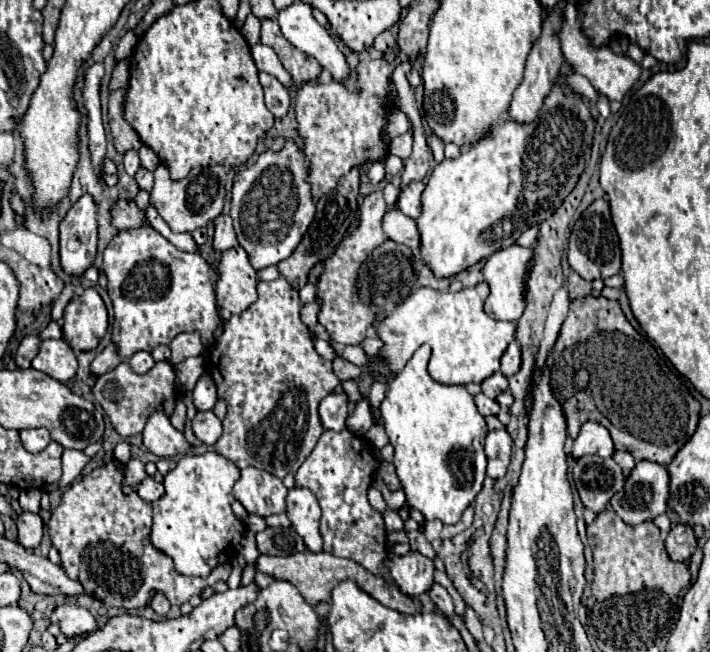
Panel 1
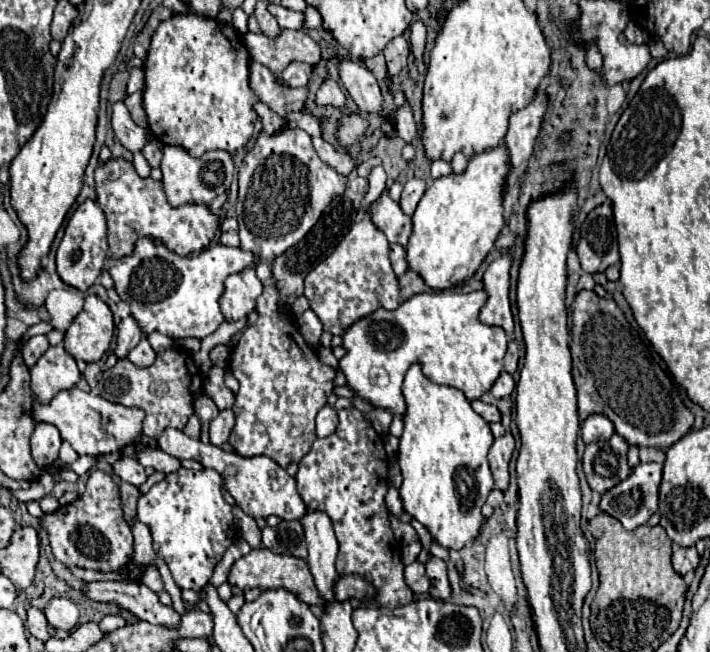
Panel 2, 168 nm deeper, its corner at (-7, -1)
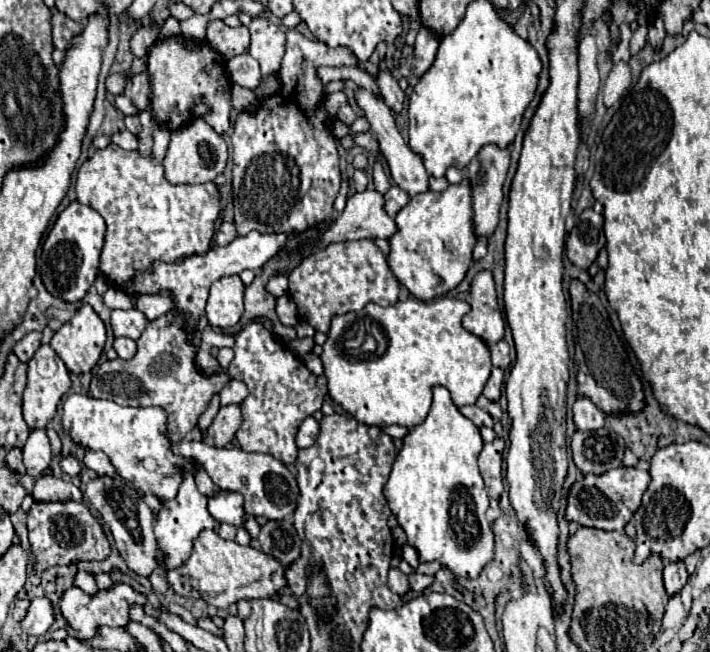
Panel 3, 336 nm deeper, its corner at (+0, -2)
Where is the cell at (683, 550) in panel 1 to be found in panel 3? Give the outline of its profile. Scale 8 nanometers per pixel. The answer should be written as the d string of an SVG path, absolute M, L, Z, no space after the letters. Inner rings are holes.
M665 562L663 578L665 578L665 592L667 592L667 596L679 594L681 588L683 588L683 586L687 584L687 580L689 580L683 562Z

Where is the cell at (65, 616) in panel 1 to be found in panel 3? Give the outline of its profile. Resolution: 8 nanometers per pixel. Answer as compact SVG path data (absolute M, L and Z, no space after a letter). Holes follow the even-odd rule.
M35 598L31 600L31 606L27 608L27 614L25 618L19 622L21 630L27 632L27 634L33 634L33 636L41 636L43 632L49 630L49 626L53 624L55 620L55 610L49 602L49 598Z

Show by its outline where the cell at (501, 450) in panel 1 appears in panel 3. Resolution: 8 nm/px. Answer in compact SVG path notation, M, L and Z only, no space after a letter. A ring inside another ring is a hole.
M495 438L491 444L485 444L479 454L479 470L485 480L485 488L489 498L499 500L503 492L503 476L501 476L501 462L503 462L503 448L505 442Z

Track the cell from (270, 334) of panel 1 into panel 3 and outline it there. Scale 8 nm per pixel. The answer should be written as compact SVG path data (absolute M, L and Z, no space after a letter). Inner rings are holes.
M259 322L247 324L235 336L235 358L229 364L231 378L243 380L249 386L249 396L241 402L243 424L235 438L245 452L271 454L283 464L293 464L297 460L295 434L301 422L317 412L323 404L315 376L307 366L275 336L265 330Z

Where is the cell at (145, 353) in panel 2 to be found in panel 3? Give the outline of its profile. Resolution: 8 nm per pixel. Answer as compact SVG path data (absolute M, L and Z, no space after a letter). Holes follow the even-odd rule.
M115 338L115 342L113 342L113 348L115 348L115 352L123 358L123 360L129 360L129 358L133 358L135 356L135 352L137 352L137 348L135 348L135 342L131 340L131 338Z

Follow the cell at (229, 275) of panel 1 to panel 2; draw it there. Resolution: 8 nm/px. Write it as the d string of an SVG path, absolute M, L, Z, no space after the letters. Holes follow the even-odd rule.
M244 269L240 273L230 275L224 281L224 295L220 299L220 307L226 321L238 321L252 313L260 293L262 283L256 277L254 269Z

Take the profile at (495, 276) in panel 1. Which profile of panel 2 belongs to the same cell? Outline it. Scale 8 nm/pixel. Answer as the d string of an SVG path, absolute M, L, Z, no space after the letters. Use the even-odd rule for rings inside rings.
M504 253L484 273L484 289L488 293L486 305L480 309L480 321L486 325L498 325L508 335L514 331L514 315L510 307L510 267L512 255Z

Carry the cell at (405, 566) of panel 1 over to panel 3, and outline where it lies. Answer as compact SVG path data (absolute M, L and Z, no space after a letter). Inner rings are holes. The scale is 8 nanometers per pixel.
M393 568L389 570L389 582L387 582L389 590L393 590L395 594L403 596L405 592L409 592L409 582L407 582L407 576L399 570L399 568Z

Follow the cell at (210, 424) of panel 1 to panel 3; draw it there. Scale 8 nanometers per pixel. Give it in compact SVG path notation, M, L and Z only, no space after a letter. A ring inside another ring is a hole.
M239 404L223 406L217 412L217 416L213 418L211 426L207 428L203 442L207 442L209 446L223 448L235 438L235 432L239 430L239 426L241 426L241 408L239 408Z

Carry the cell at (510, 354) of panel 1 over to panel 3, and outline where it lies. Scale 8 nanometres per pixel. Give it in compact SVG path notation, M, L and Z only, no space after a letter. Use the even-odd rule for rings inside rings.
M505 340L501 342L495 342L489 346L491 348L491 362L493 366L499 366L499 368L507 368L509 362L511 362L511 356L509 356L509 346Z

